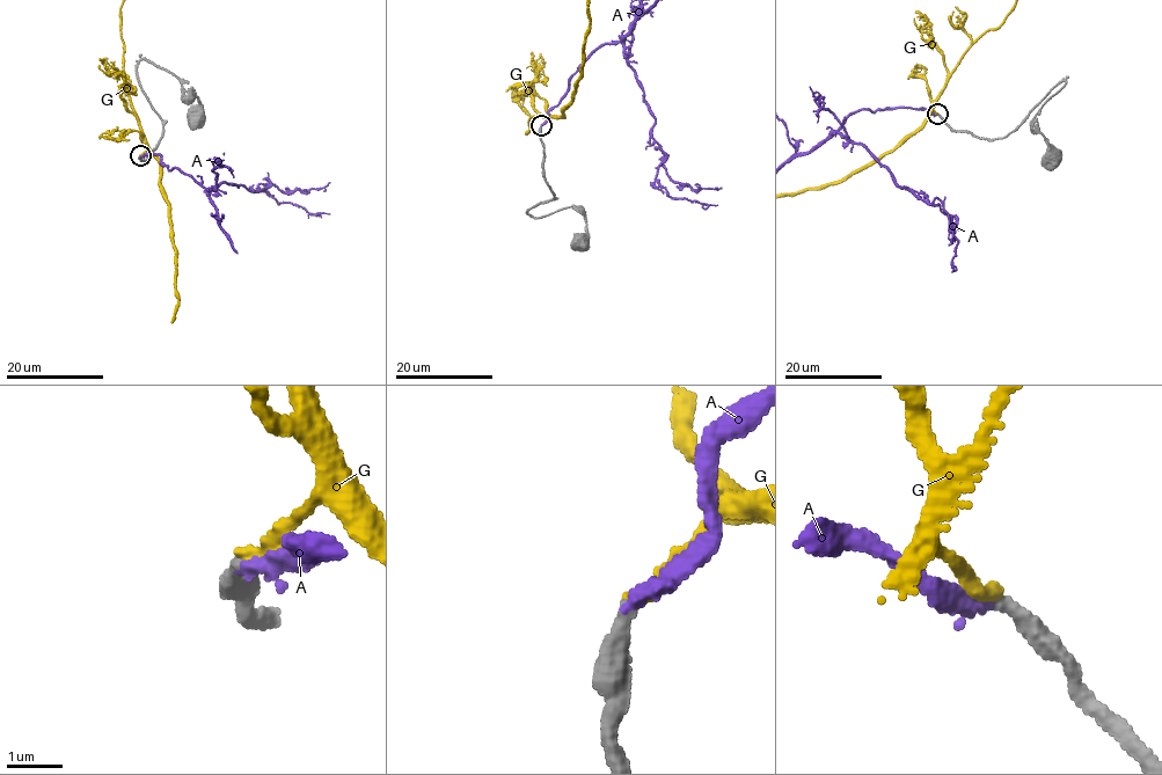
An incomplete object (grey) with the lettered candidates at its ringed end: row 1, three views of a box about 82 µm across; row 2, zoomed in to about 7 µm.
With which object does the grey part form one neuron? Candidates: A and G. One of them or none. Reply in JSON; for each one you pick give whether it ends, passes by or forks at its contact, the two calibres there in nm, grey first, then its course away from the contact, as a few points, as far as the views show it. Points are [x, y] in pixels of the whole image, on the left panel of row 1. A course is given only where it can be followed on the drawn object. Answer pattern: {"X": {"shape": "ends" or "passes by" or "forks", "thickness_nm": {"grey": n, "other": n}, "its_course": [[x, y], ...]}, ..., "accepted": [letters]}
{"A": {"shape": "ends", "thickness_nm": {"grey": 320, "other": 260}}, "accepted": ["A"]}

